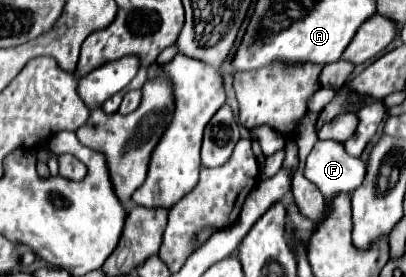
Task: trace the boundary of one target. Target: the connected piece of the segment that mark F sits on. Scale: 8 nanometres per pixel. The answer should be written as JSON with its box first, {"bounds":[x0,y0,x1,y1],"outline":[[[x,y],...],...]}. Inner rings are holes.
{"bounds":[305,140,367,198],"outline":[[[317,140],[305,162],[305,176],[313,184],[319,186],[319,190],[323,192],[325,198],[339,194],[339,192],[353,194],[353,190],[357,190],[357,186],[361,186],[361,182],[365,178],[365,170],[367,170],[365,160],[349,156],[341,142],[329,142],[329,140]]]}

